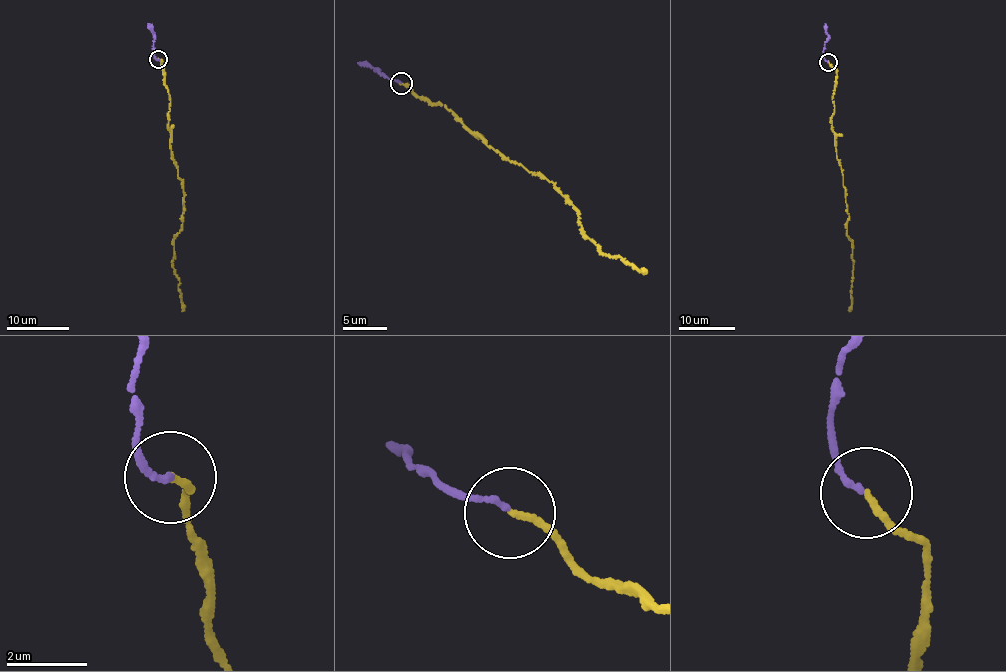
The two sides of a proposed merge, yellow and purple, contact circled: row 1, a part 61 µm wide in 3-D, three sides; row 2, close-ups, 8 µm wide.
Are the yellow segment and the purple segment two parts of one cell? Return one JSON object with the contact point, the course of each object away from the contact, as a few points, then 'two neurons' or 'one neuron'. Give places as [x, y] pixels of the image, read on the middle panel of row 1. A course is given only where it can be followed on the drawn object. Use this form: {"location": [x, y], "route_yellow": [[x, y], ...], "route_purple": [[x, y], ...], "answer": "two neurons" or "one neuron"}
{"location": [401, 83], "route_yellow": [[400, 84], [452, 111], [503, 158], [553, 182], [579, 211], [582, 232], [600, 252], [621, 257], [643, 272]], "route_purple": [[400, 82], [358, 63]], "answer": "one neuron"}

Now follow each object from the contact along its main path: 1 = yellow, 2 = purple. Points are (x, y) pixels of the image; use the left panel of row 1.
1: (158, 59), (170, 100), (171, 159), (184, 194), (182, 230), (174, 237), (172, 263), (179, 281), (182, 311)
2: (159, 60), (154, 56), (153, 32), (148, 24)

